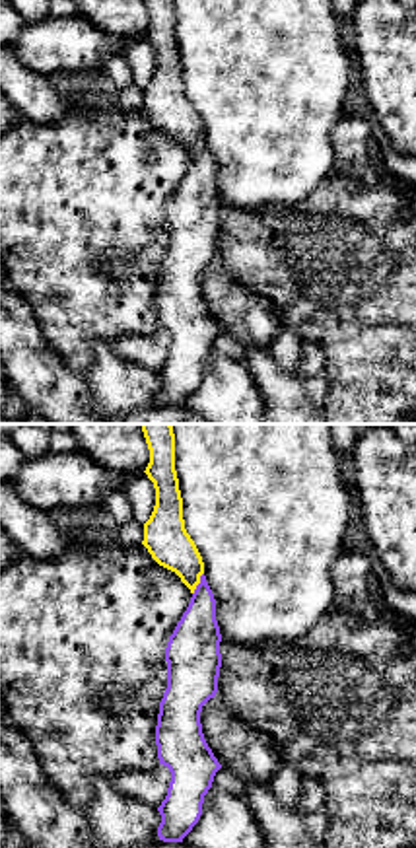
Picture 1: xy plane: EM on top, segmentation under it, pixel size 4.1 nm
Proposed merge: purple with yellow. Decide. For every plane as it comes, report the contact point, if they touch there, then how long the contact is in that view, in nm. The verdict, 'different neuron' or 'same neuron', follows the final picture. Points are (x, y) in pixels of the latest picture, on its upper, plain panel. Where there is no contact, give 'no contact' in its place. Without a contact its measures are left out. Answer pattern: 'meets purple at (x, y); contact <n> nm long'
meets purple at (199, 148); contact 100 nm long

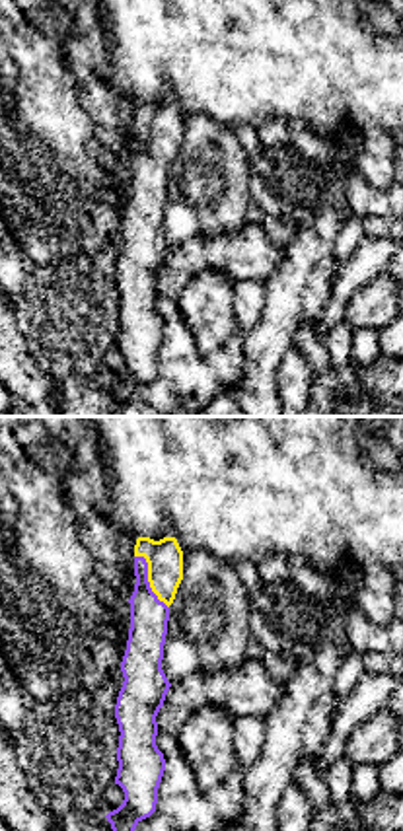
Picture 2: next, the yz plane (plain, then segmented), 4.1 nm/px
meets purple at (146, 143); contact 260 nm long

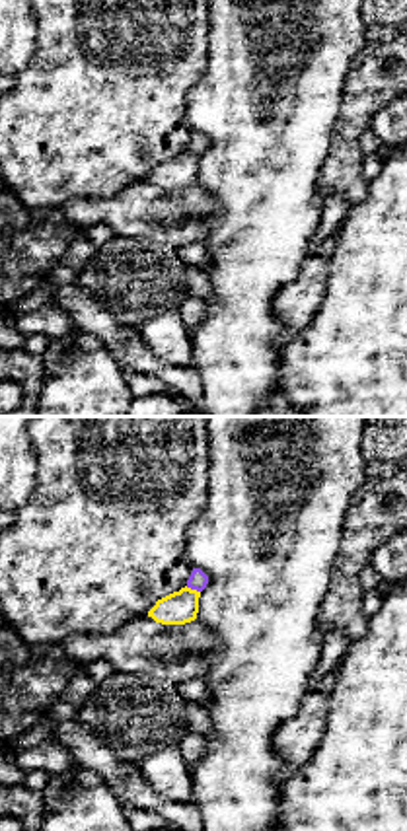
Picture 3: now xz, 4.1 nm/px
meets purple at (193, 152); contact 70 nm long

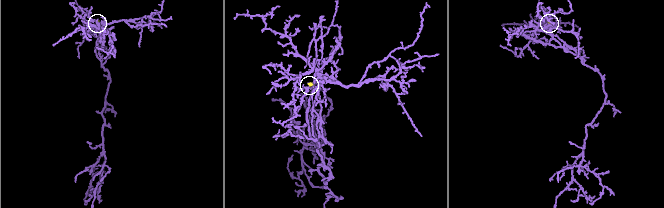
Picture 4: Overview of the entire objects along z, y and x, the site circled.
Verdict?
same neuron

